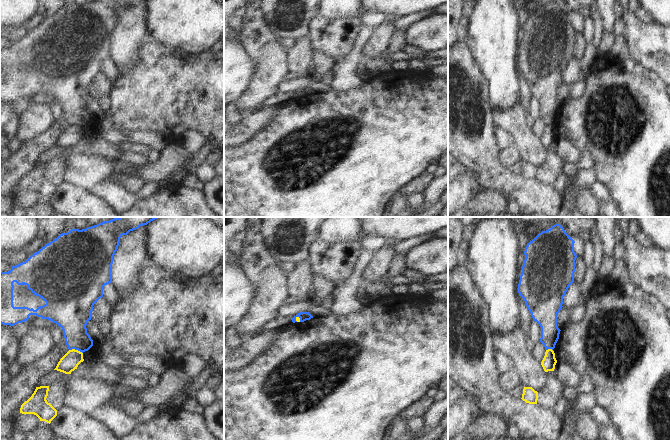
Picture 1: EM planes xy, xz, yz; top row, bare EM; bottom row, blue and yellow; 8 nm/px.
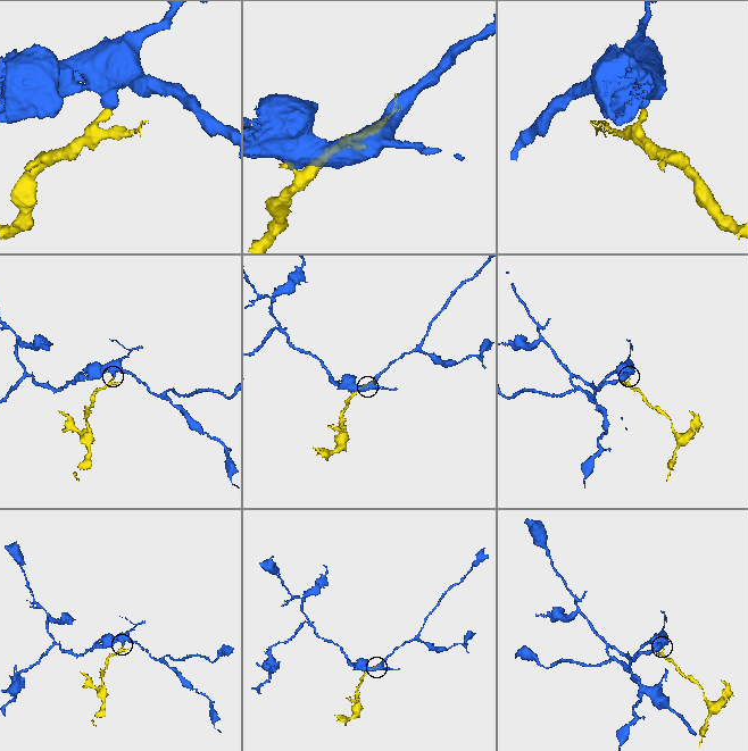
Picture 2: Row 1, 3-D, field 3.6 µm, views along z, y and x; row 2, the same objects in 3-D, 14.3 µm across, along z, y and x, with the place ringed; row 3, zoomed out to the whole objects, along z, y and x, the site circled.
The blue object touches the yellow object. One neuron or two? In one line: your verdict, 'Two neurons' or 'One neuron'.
Two neurons.

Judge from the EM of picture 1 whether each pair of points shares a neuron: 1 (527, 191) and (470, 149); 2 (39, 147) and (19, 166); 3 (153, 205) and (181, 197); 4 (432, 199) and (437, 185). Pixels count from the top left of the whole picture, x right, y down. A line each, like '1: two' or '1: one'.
1: one
2: one
3: one
4: one

